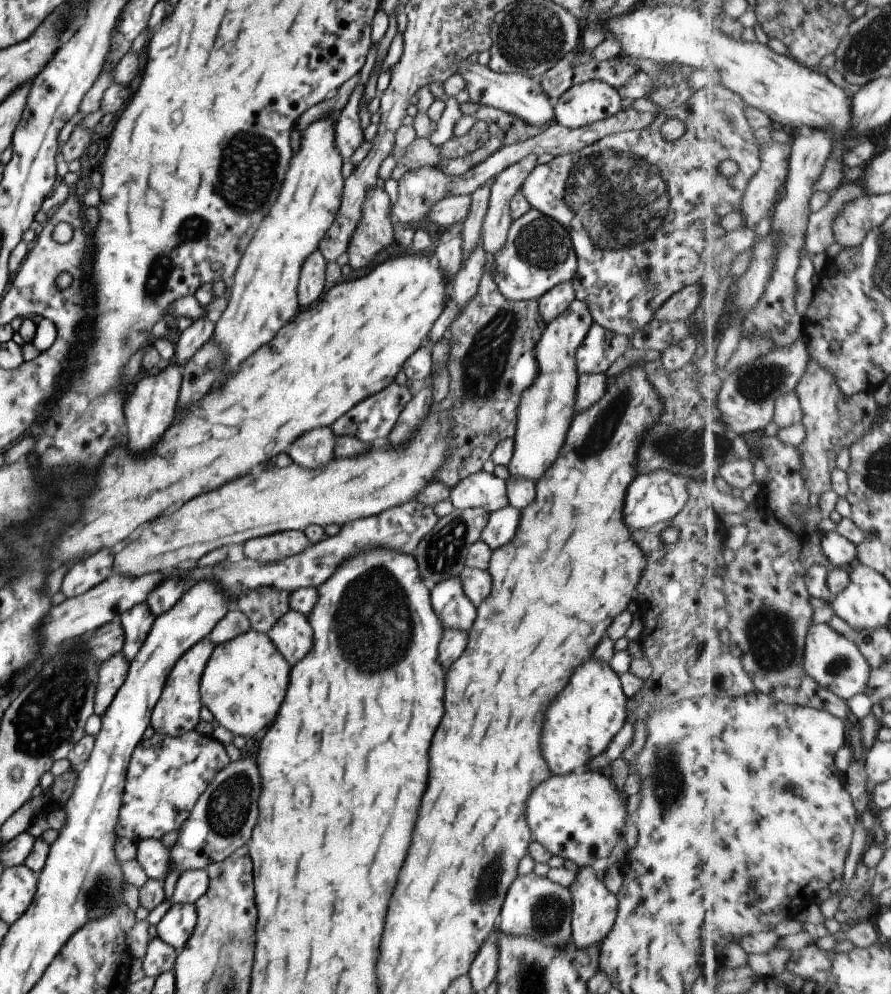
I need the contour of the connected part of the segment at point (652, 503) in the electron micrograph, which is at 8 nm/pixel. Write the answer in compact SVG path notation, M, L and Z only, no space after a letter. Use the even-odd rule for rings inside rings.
M655 470L652 474L636 476L636 480L628 486L624 500L624 522L630 531L640 528L650 528L658 522L672 520L688 502L688 482L690 478L672 474L668 470Z

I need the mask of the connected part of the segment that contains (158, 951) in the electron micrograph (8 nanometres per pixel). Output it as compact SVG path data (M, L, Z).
M160 937L149 940L143 957L143 971L146 977L158 978L175 965L178 950L166 944Z

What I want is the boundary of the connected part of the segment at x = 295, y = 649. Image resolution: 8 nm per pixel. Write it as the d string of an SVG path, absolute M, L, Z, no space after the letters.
M292 610L284 614L267 635L291 667L310 652L314 640L308 617Z

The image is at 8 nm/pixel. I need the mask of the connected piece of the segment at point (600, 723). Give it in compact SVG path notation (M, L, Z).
M592 658L580 666L544 714L540 748L551 774L558 776L581 771L592 758L606 752L608 744L625 725L627 702L620 677L609 664Z

